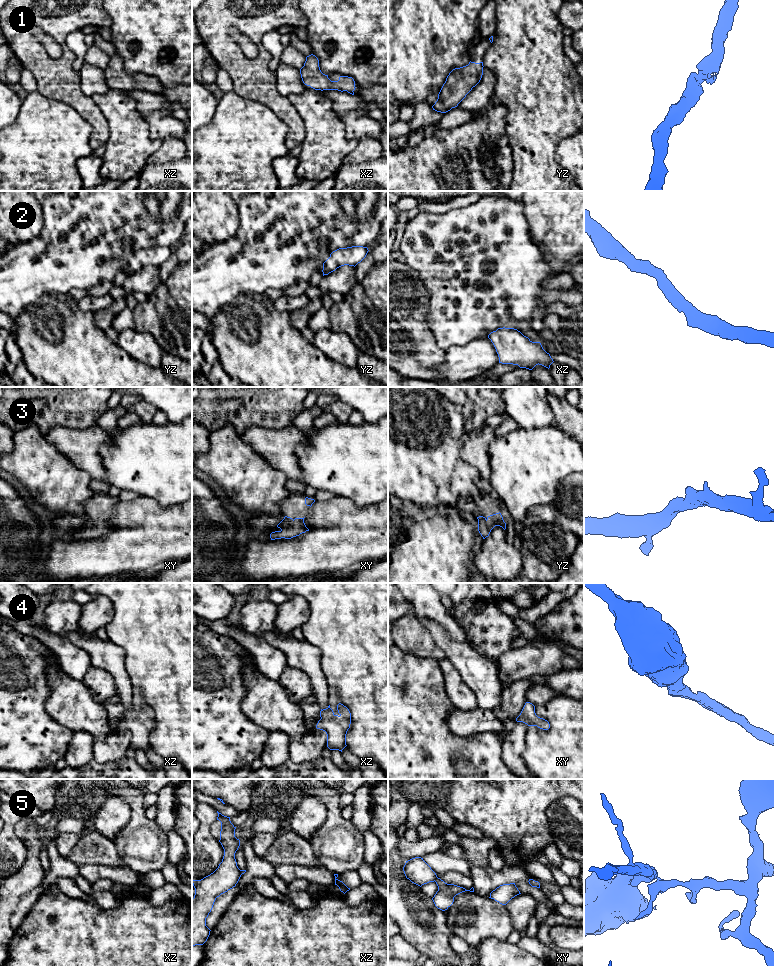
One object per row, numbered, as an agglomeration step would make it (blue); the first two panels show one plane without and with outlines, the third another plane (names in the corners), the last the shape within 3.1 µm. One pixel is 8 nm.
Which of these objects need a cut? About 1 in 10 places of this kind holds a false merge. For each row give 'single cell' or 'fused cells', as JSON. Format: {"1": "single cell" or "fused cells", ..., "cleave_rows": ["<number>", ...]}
{"1": "single cell", "2": "single cell", "3": "single cell", "4": "single cell", "5": "fused cells", "cleave_rows": ["5"]}

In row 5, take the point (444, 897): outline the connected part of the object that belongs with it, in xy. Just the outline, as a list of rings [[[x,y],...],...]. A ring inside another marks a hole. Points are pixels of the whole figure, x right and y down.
[[[437,878],[435,882],[438,886],[438,891],[432,900],[435,906],[442,911],[447,910],[453,904],[456,895],[465,891],[474,892],[473,887],[470,890],[466,890],[465,888],[454,884],[447,884],[440,878]]]

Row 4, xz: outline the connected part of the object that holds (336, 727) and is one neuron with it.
[[[343,704],[337,705],[338,713],[335,715],[330,705],[326,709],[321,709],[320,717],[316,728],[323,730],[327,734],[327,747],[330,750],[342,750],[346,745],[346,734],[351,724],[351,713]]]

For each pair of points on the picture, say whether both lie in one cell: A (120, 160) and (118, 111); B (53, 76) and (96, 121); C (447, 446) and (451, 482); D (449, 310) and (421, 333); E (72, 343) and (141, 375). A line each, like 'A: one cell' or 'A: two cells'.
A: one cell
B: one cell
C: one cell
D: two cells
E: one cell

